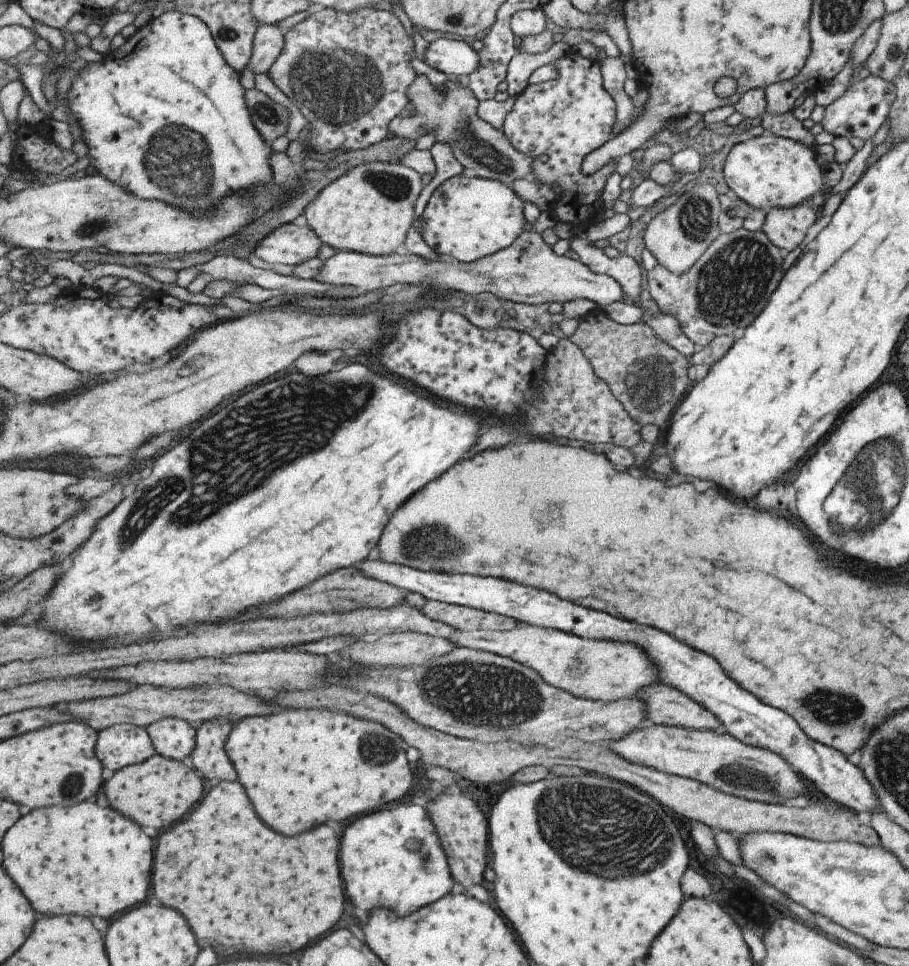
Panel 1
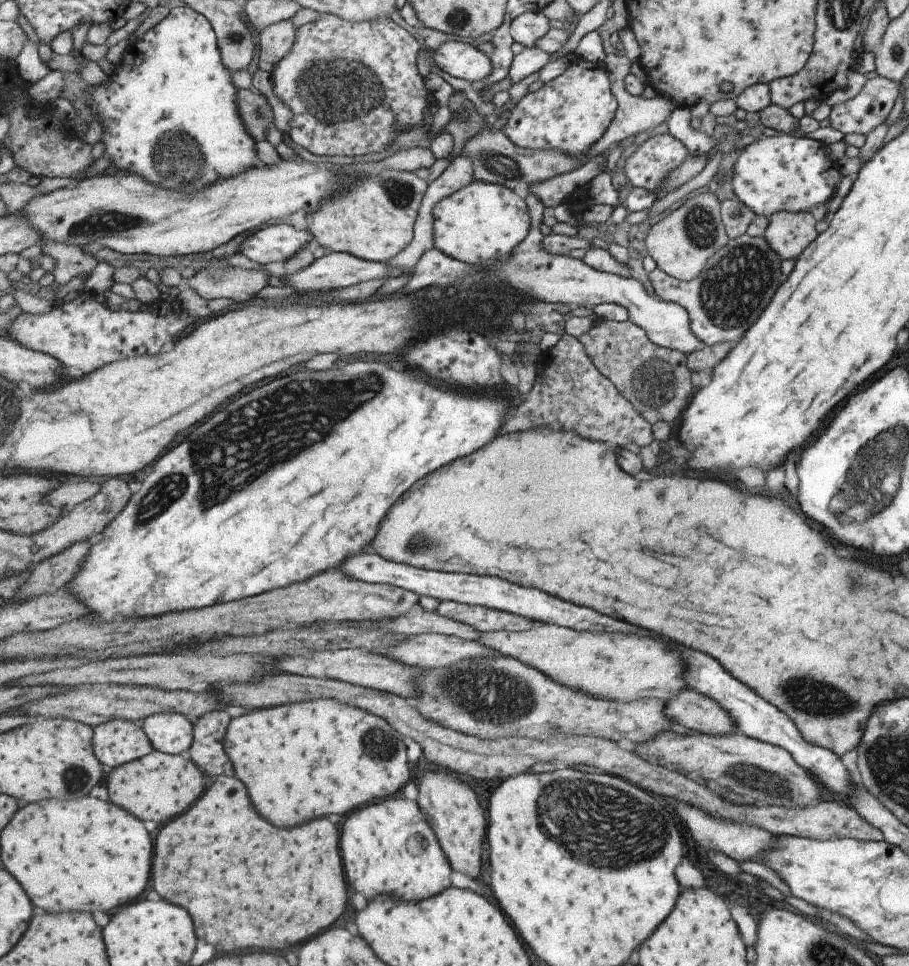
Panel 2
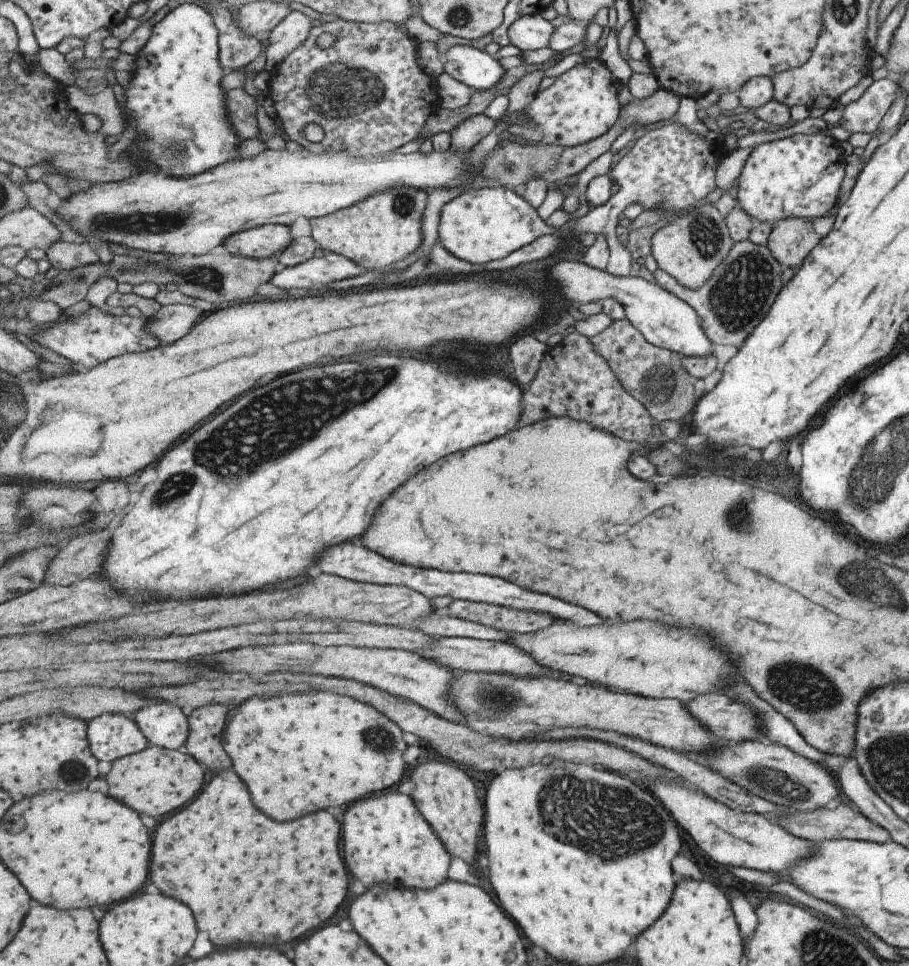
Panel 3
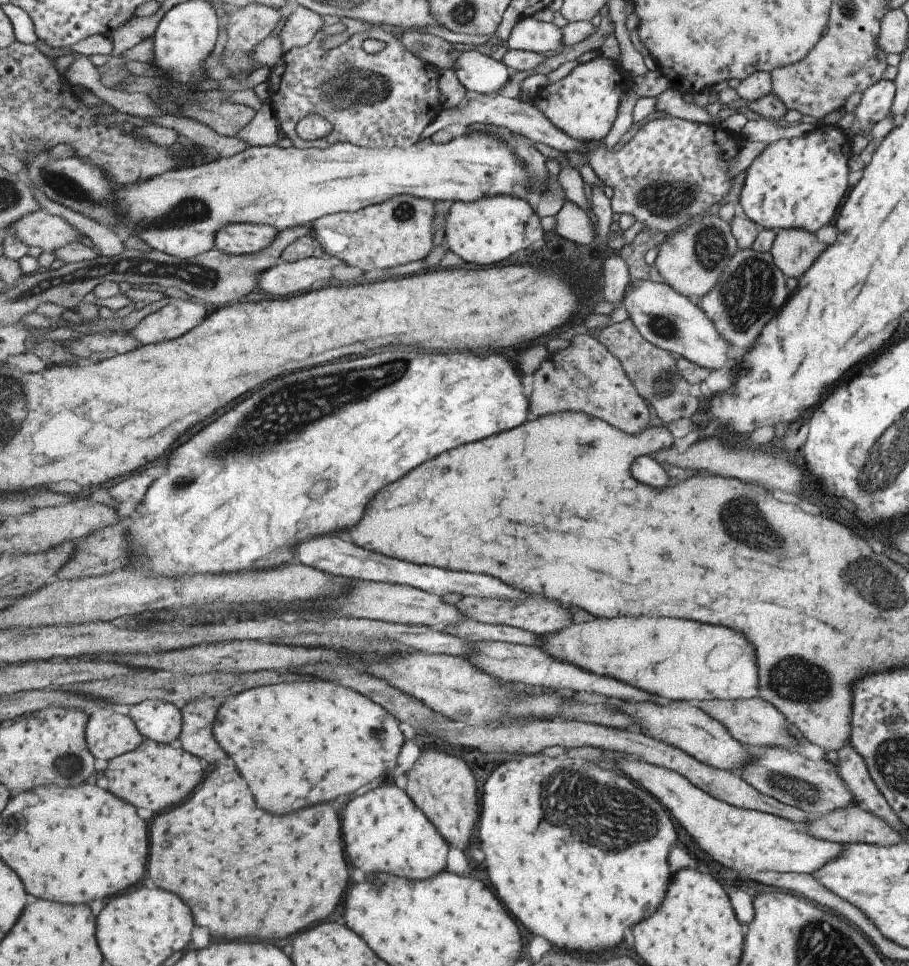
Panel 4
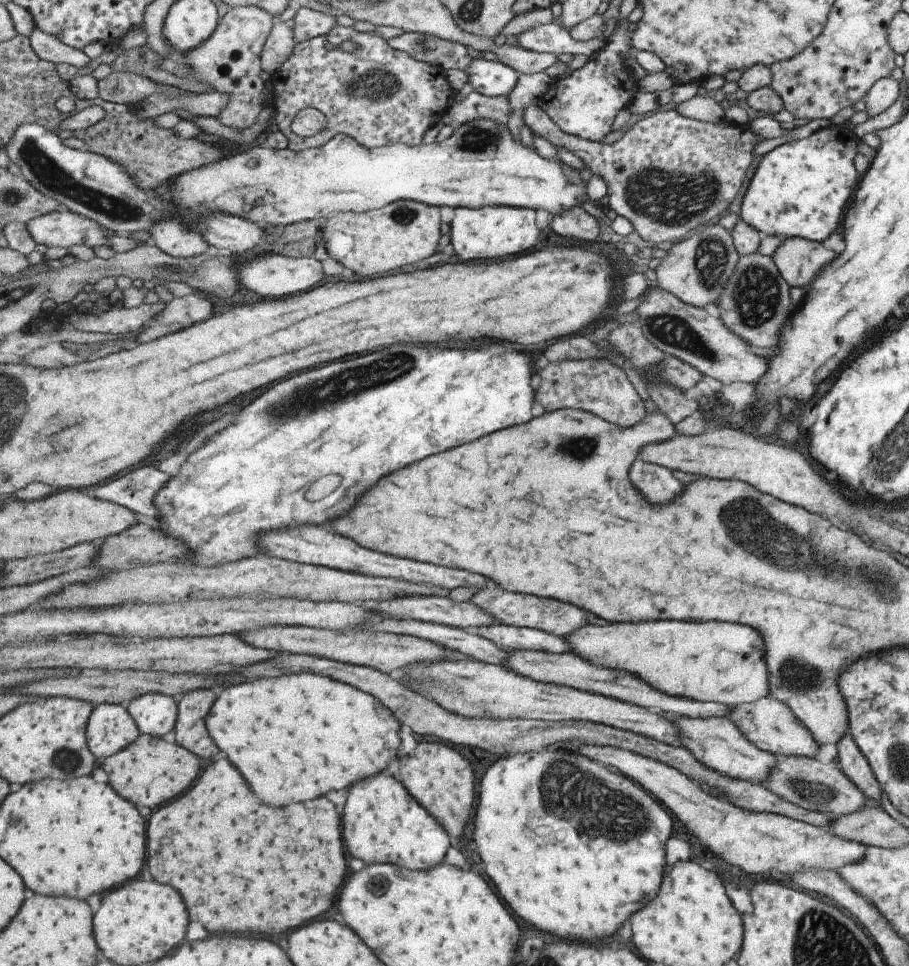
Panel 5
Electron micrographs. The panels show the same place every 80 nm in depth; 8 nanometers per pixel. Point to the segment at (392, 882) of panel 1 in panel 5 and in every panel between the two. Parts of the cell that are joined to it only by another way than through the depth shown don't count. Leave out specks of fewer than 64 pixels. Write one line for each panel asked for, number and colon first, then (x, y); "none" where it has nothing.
2: (390, 847)
3: (387, 839)
4: (385, 830)
5: (384, 822)

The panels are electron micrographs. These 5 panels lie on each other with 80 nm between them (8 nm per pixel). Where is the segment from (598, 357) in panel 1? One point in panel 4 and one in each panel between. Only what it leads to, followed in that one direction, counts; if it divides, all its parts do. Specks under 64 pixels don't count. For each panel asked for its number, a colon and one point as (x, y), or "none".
2: (656, 381)
3: (654, 376)
4: (652, 371)

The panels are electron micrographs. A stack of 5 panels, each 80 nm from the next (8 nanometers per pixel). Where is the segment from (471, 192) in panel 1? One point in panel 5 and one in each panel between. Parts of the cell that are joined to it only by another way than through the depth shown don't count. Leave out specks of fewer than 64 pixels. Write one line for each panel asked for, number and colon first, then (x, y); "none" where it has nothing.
2: (482, 222)
3: (481, 225)
4: (492, 229)
5: (491, 232)

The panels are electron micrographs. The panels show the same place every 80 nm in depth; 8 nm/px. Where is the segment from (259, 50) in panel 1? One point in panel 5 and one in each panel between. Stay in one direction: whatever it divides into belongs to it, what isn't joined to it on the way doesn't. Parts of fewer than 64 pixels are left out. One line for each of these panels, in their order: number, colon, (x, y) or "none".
2: (276, 42)
3: (291, 33)
4: (300, 29)
5: (307, 24)

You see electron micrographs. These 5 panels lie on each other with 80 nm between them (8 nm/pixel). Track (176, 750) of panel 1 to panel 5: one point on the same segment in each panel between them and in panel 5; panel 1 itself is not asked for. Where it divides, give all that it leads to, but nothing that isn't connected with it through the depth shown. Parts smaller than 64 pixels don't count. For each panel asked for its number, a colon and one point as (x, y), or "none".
2: (171, 732)
3: (167, 725)
4: (158, 720)
5: (155, 714)

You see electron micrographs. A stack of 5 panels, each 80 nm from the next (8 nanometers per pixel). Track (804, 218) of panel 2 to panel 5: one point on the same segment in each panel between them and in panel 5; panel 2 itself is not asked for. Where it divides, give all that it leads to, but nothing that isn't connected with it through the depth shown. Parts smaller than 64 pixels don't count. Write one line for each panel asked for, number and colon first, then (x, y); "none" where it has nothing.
3: (789, 241)
4: (792, 250)
5: (797, 259)

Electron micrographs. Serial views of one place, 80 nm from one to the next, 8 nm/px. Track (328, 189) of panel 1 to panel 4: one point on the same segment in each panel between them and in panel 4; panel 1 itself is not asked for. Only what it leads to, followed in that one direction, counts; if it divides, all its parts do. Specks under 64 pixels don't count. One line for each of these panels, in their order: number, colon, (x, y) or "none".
2: (374, 221)
3: (383, 230)
4: (399, 231)

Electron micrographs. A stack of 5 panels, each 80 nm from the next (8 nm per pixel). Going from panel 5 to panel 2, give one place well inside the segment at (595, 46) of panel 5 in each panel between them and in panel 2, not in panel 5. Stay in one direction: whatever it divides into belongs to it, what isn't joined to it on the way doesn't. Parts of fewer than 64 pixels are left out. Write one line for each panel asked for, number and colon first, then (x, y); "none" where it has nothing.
2: (527, 30)
3: (532, 32)
4: (531, 34)

